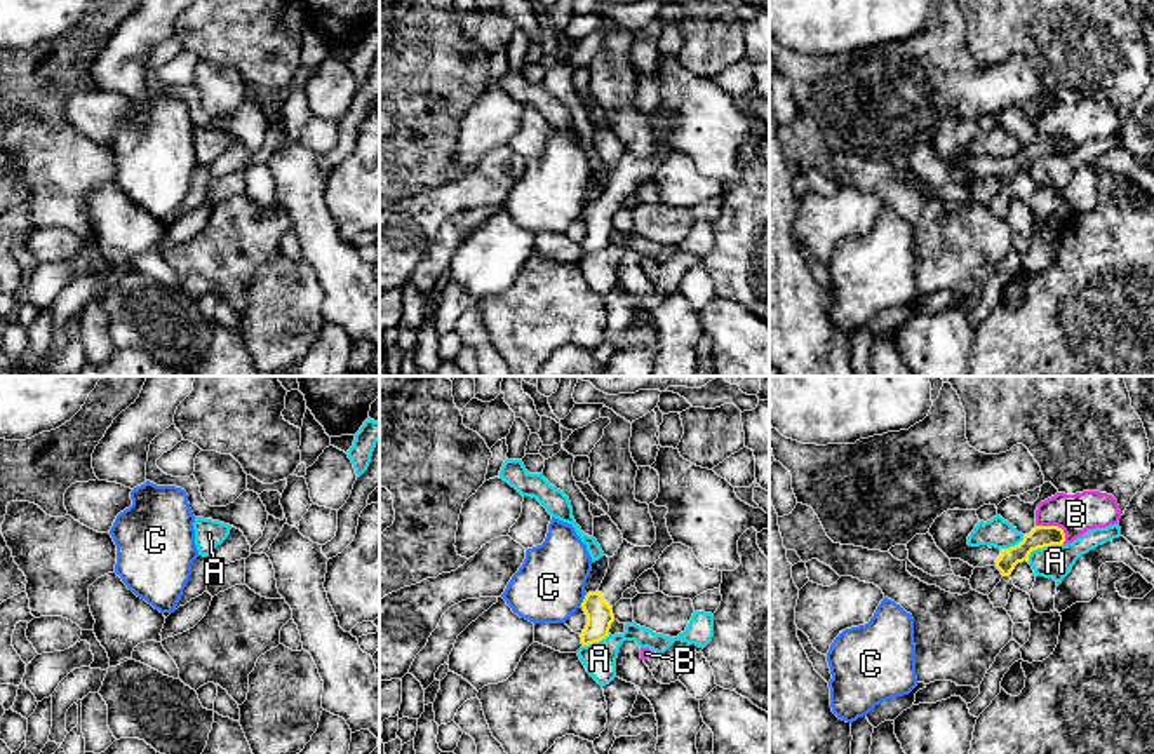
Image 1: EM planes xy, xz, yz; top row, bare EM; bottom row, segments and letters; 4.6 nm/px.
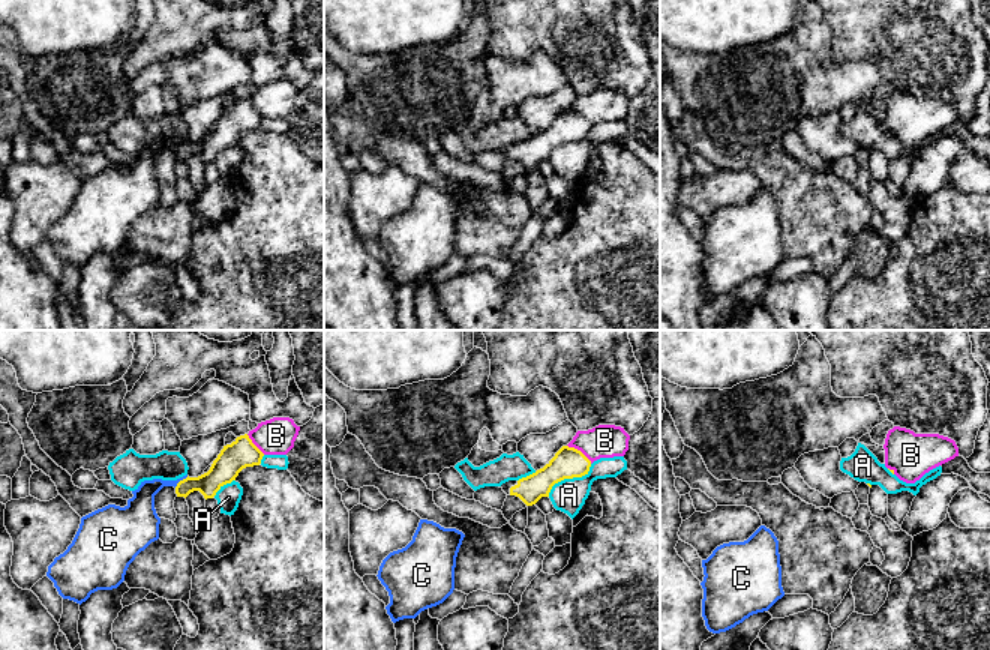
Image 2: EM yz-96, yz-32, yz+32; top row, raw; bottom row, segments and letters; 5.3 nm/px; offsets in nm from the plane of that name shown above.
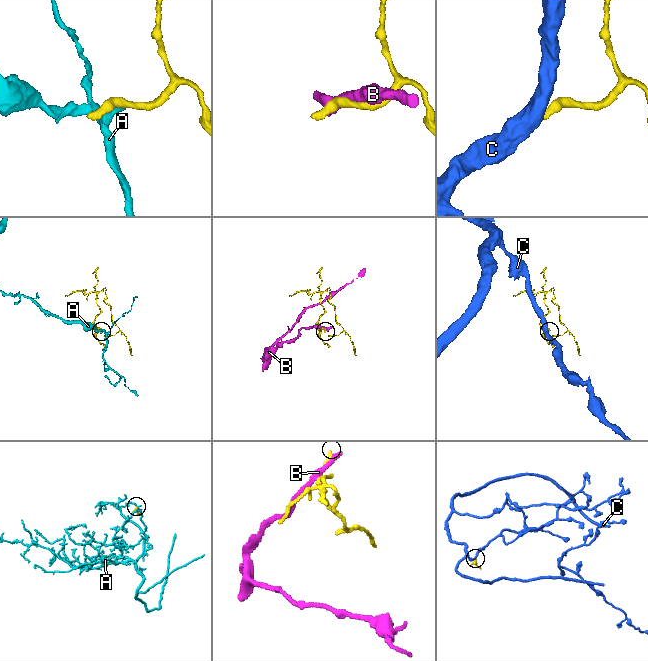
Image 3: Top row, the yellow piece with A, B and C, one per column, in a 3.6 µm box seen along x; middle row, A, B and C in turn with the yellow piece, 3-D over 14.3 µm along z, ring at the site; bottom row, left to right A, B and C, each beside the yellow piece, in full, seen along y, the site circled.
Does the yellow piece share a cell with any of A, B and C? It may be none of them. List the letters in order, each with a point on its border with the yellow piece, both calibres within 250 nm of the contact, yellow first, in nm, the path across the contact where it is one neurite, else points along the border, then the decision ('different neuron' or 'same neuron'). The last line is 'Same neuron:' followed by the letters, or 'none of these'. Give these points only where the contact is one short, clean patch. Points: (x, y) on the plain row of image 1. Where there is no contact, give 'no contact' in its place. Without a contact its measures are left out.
A: contact yz (1041, 157); calibres 100 and 150 nm; different neuron
B: contact yz (1057, 136); calibres 100 and 180 nm; different neuron
C: contact xz (583, 209); calibres 130 and 320 nm; border xz (587, 204), (580, 215); different neuron
Same neuron: none of these

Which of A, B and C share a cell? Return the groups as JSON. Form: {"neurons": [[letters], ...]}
{"neurons": [["A"], ["B"], ["C"]]}

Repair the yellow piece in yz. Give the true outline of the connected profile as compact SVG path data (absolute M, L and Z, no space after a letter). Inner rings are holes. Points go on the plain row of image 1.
M947 120L929 138L936 157L949 169L961 169L973 178L996 176L1003 186L1010 186L1018 172L1027 171L1032 160L1063 155L1065 143L1058 136L1036 136L1023 150L1010 158L989 155L969 157L968 146L980 132L976 120Z

